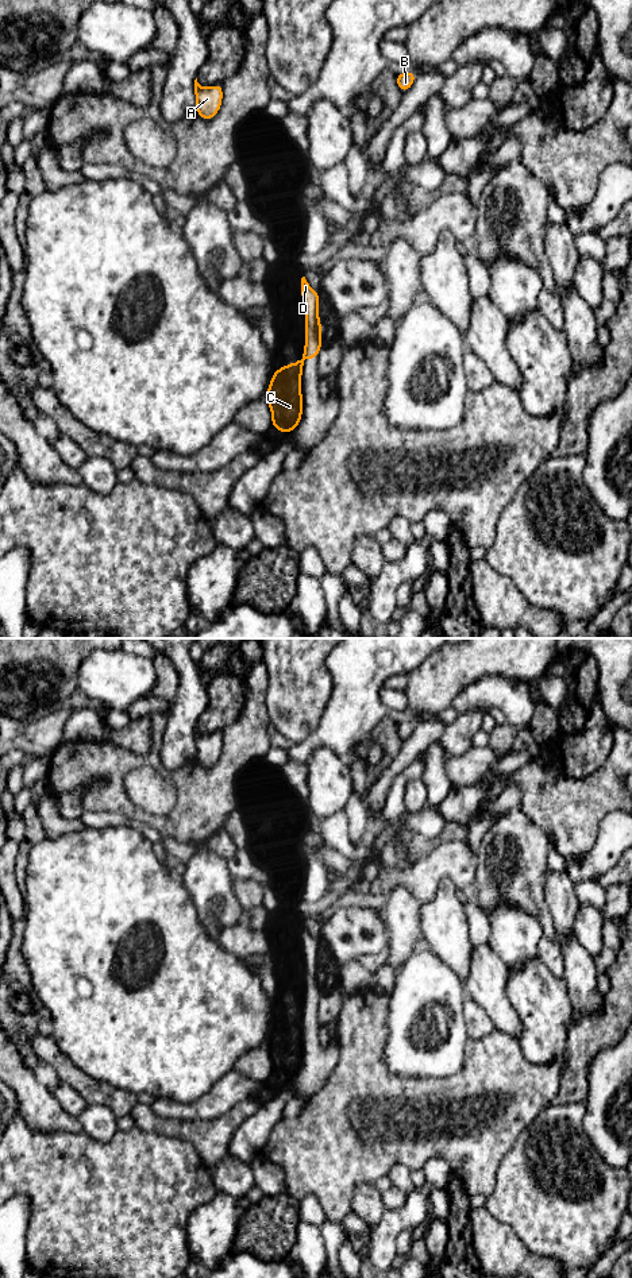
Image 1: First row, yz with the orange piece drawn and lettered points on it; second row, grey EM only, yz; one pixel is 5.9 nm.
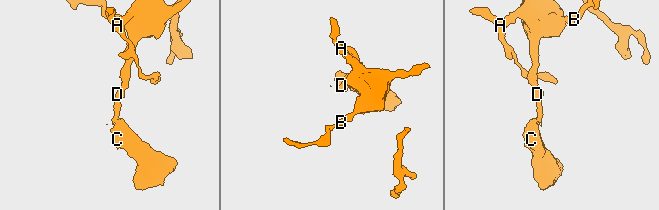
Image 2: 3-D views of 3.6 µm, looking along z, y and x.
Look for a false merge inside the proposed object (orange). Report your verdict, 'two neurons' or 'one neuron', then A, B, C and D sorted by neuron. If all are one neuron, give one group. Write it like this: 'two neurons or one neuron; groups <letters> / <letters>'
two neurons; groups A B D / C

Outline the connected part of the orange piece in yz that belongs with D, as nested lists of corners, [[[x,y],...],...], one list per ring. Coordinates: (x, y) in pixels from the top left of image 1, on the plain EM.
[[[305,924],[301,926],[301,943],[305,961],[304,981],[307,991],[302,996],[301,1011],[304,1013],[305,1007],[315,1007],[317,1009],[319,999],[323,992],[321,987],[321,969],[319,966],[319,943],[307,930]]]

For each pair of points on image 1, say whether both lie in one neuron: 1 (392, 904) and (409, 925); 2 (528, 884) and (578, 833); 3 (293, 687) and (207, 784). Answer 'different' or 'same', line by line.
1: same
2: different
3: different

